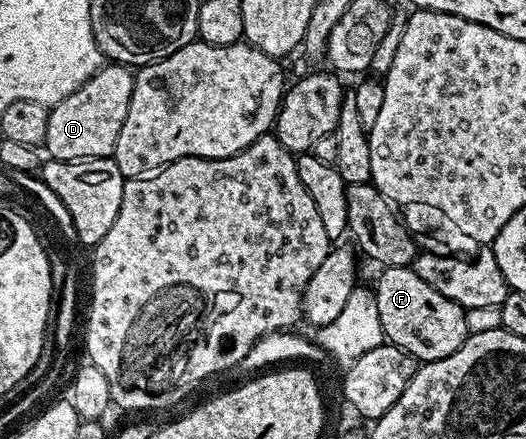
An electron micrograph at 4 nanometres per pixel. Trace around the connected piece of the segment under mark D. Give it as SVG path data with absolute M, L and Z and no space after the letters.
M103 64L96 73L72 96L64 96L55 106L50 107L48 116L48 136L44 143L51 159L55 162L79 162L85 158L113 158L116 148L116 136L120 136L120 128L124 128L124 116L128 116L128 104L132 100L134 74L126 64Z

